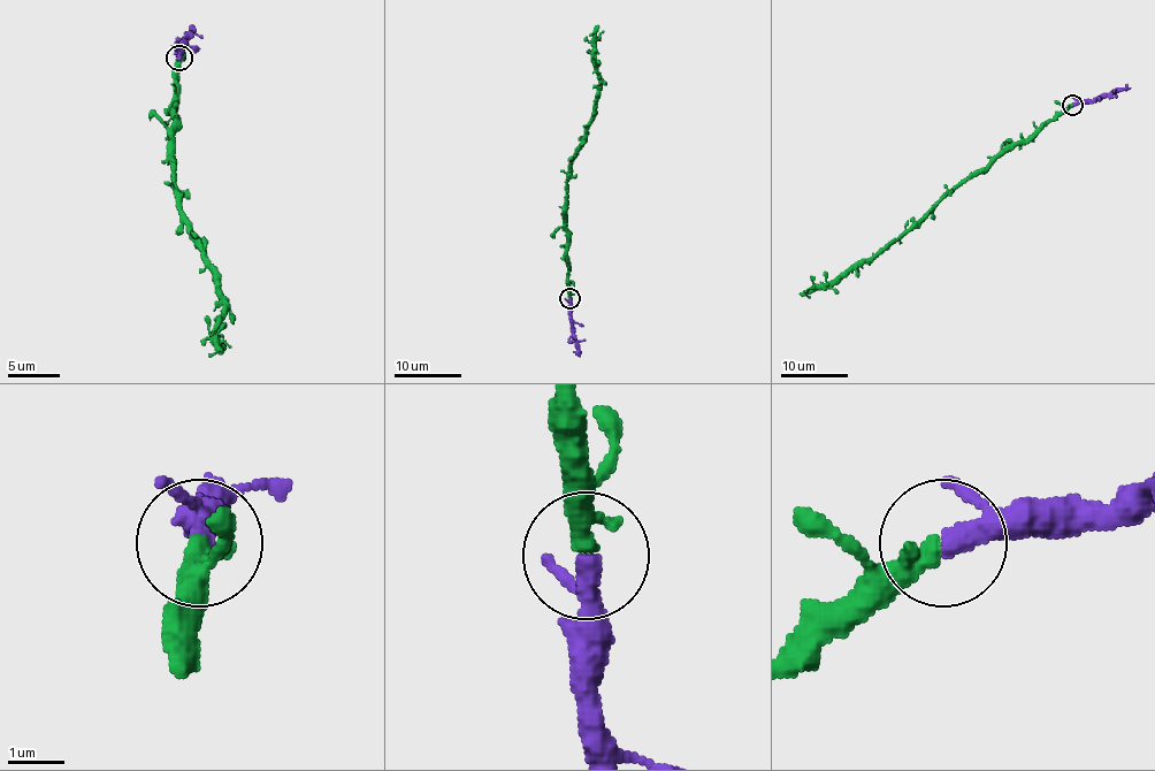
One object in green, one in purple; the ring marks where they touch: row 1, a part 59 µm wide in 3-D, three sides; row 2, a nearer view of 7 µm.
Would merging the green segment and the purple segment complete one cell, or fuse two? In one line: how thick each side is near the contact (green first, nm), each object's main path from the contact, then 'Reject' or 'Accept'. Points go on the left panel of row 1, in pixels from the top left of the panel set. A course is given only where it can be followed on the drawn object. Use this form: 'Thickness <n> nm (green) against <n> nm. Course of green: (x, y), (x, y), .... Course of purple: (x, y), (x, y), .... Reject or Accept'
Thickness 420 nm (green) against 280 nm. Course of green: (178, 56), (173, 190), (175, 206), (222, 295), (218, 330), (222, 349). Course of purple: (178, 56), (193, 31). Accept

